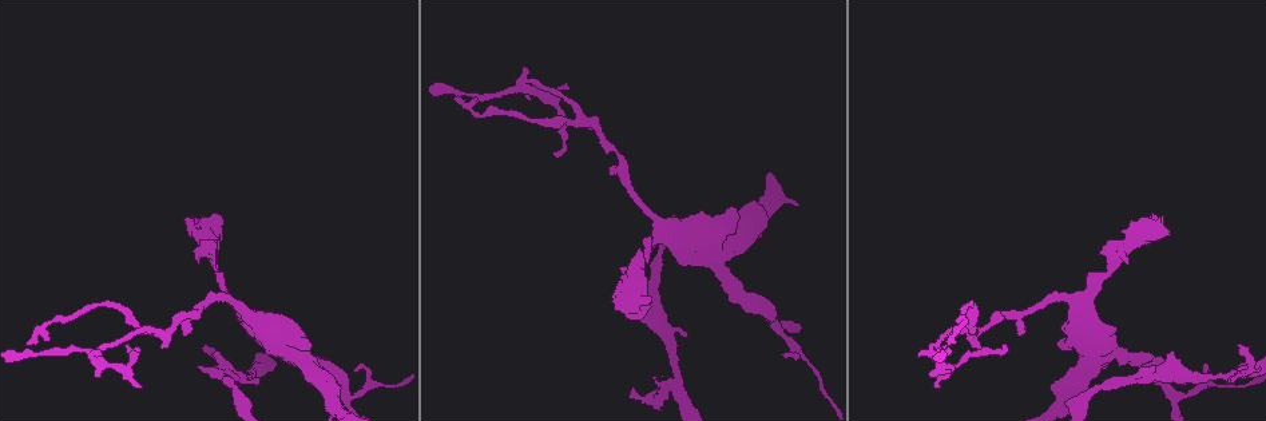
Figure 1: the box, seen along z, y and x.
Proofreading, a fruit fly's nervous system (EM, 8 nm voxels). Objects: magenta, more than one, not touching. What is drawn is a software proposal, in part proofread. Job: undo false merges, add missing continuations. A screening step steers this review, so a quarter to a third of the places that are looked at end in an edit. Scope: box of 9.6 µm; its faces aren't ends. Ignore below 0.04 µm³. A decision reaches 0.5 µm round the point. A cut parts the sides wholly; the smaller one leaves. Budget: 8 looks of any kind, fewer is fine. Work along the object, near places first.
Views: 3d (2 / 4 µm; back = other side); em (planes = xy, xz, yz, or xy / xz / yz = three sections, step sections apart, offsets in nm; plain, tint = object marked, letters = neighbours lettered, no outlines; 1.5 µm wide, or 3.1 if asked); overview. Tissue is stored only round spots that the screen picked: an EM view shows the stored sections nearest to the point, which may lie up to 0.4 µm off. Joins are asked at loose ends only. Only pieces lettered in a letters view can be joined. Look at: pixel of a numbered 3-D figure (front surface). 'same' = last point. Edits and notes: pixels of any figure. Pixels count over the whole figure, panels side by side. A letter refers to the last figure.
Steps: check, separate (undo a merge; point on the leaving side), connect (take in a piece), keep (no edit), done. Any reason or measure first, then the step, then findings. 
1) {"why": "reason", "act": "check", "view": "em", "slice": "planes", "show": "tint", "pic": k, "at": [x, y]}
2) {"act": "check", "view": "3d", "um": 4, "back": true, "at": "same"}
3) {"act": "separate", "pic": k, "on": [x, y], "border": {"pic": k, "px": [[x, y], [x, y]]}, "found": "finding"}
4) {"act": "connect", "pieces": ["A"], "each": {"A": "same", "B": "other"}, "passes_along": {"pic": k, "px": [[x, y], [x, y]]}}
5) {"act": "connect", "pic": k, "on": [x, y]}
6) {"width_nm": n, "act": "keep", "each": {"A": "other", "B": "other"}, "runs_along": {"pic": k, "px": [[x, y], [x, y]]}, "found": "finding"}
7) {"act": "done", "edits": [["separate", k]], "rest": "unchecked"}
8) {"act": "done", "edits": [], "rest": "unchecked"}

{"why": "an open end", "act": "check", "view": "em", "slice": "planes", "show": "plain", "pic": 1, "at": [1172, 354]}

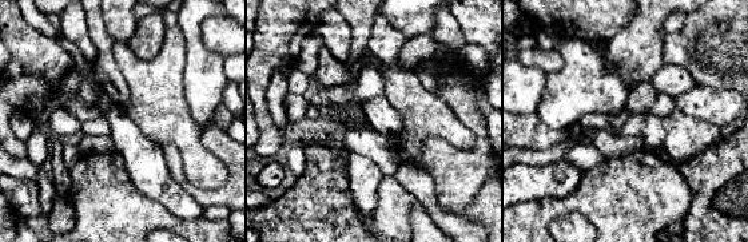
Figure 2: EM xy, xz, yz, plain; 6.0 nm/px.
{"why": "see the neighbours", "act": "check", "view": "em", "slice": "planes", "show": "letters", "at": "same"}

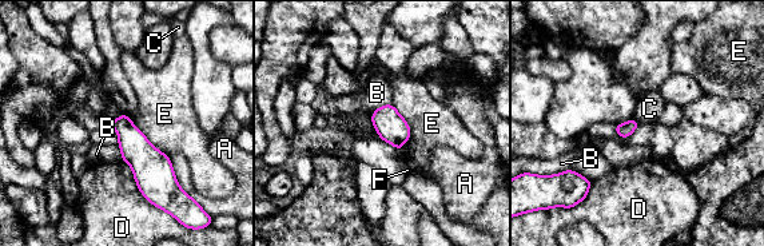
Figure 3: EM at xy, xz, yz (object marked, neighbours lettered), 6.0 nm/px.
{"act": "keep", "each": {"A": "other", "B": "other", "C": "other", "D": "other", "E": "other", "F": "other"}, "border": {"pic": 3, "px": [[392, 103], [409, 127], [400, 151]]}, "found": "none of them fits"}

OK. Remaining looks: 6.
{"why": "an open end", "act": "check", "view": "em", "slice": "planes", "show": "letters", "pic": 1, "at": [568, 87]}

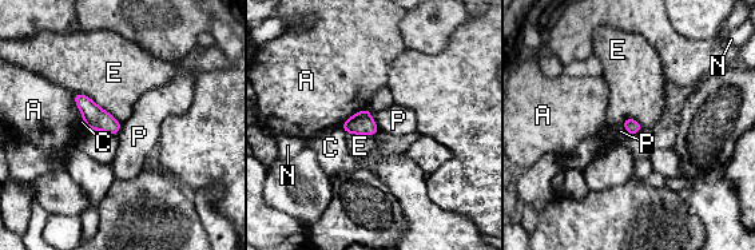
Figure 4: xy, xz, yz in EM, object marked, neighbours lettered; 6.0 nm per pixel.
{"act": "keep", "each": {"A": "other", "C": "other", "E": "other", "N": "other", "P": "other"}, "border": {"pic": 4, "px": [[370, 114], [380, 129]]}, "found": "none of them fits"}

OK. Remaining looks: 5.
{"why": "free end", "act": "check", "view": "3d", "um": 2, "pic": 1, "at": [1002, 348]}

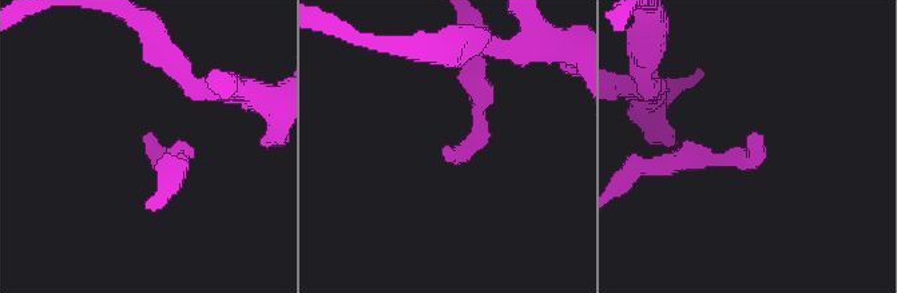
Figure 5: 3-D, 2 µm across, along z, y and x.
{"act": "check", "view": "em", "slice": "yz", "step": 4, "show": "letters", "pic": 5, "at": [443, 149]}

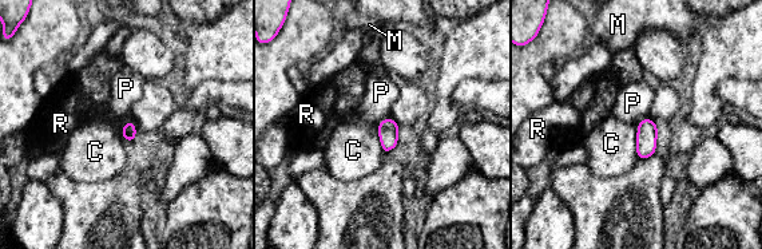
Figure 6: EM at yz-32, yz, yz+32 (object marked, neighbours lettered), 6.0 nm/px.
{"why": "cut it another way", "act": "check", "view": "em", "slice": "planes", "show": "letters", "at": "same"}

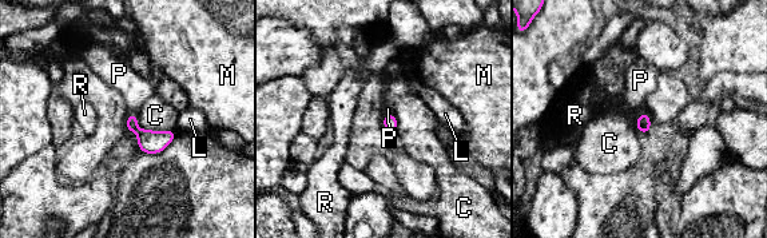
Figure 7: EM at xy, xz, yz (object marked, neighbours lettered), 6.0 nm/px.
{"act": "keep", "each": {"C": "other", "L": "other", "M": "other", "P": "other", "R": "other"}, "border": {"pic": 7, "px": [[135, 115], [142, 129], [174, 131]]}, "found": "no lettered piece goes on from it"}

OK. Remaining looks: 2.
{"act": "done", "edits": [], "rest": "unchecked"}

